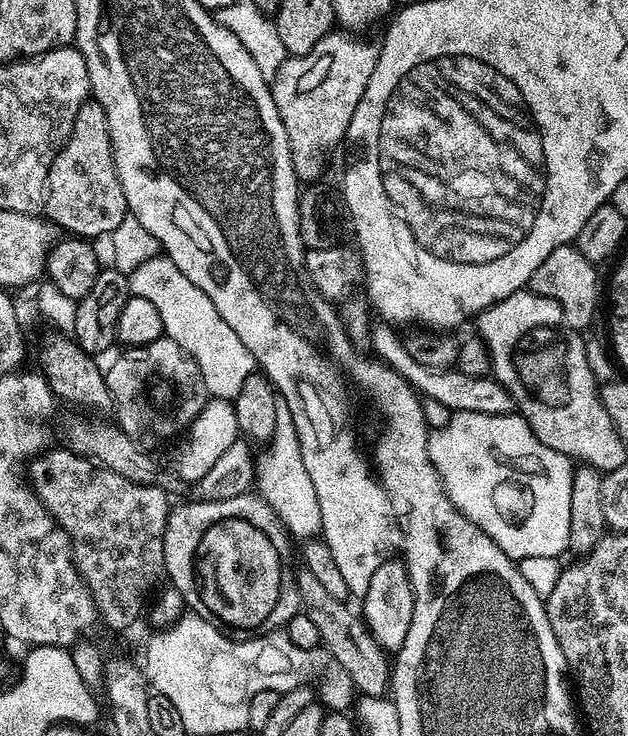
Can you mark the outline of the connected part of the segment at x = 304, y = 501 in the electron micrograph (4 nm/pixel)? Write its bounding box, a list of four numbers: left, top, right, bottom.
[255,402,322,538]

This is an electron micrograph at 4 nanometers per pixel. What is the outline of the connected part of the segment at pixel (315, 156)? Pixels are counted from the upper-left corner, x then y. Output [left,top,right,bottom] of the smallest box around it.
[270,30,377,186]

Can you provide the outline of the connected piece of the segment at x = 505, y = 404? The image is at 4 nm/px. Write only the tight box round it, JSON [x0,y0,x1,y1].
[370,326,514,416]

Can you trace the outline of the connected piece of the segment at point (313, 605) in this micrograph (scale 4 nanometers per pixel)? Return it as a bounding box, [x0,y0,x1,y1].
[296,567,392,697]

